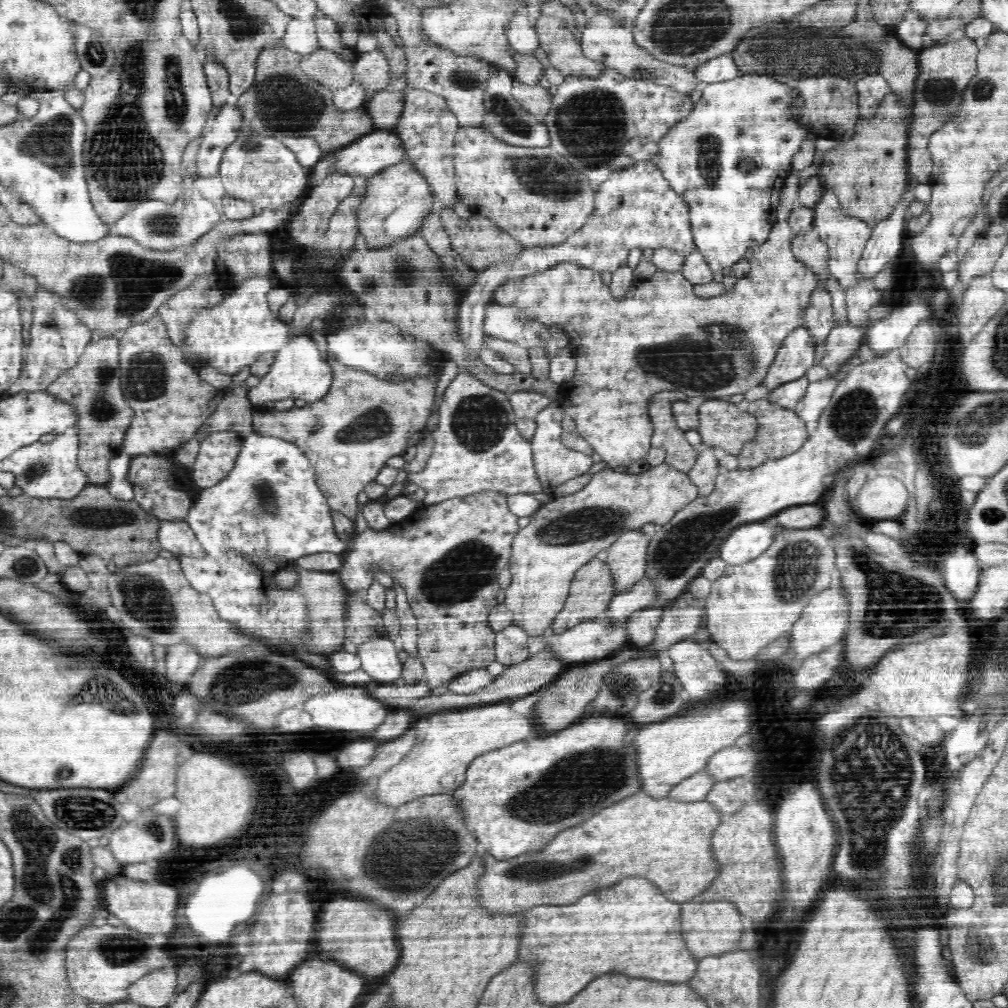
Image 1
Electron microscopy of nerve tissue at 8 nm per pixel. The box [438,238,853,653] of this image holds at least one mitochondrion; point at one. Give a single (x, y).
(696, 362)

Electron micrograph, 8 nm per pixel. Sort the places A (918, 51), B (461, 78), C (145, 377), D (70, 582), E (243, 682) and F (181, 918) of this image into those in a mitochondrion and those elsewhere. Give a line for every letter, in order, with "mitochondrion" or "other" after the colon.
A: other
B: mitochondrion
C: mitochondrion
D: other
E: mitochondrion
F: other

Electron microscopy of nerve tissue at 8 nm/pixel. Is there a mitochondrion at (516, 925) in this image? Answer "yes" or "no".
no

